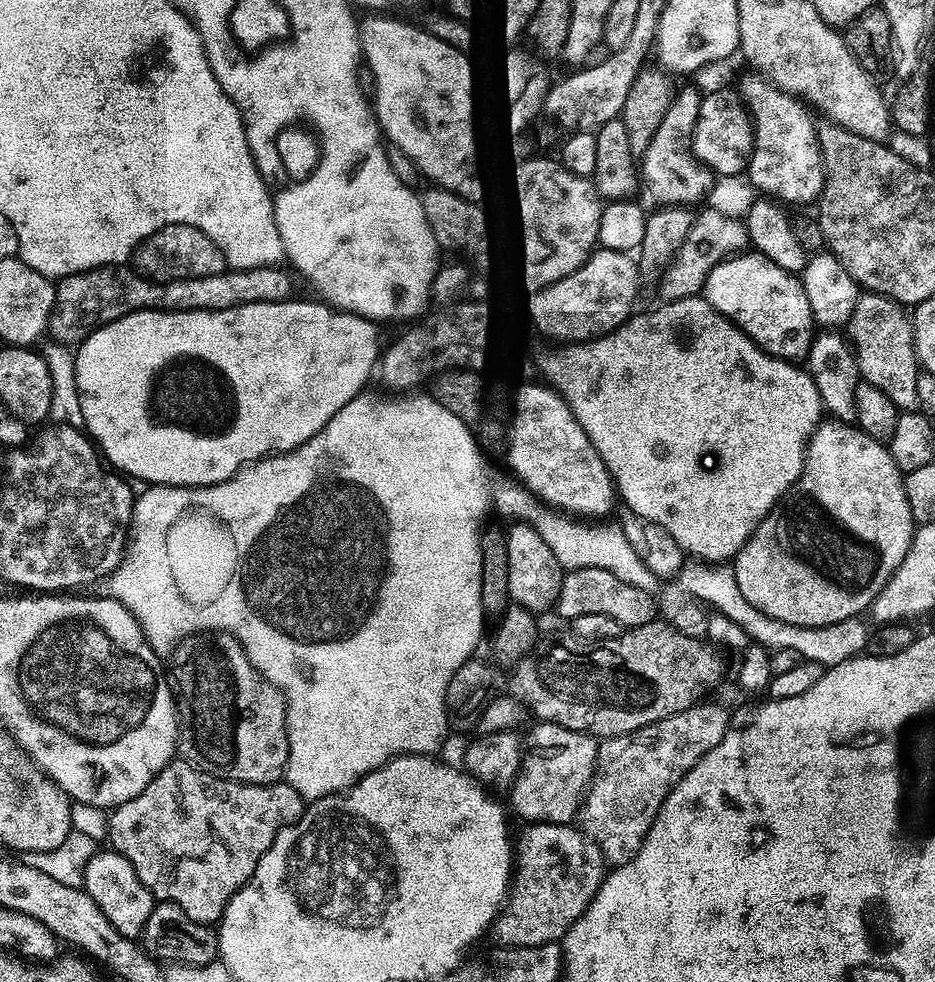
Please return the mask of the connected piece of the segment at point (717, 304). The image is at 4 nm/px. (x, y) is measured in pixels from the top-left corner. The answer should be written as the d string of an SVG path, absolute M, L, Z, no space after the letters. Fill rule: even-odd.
M745 250L729 256L710 272L702 295L712 303L714 310L722 313L772 356L793 362L807 357L814 335L814 321L799 275L782 270L782 266L770 262L770 258L758 251Z

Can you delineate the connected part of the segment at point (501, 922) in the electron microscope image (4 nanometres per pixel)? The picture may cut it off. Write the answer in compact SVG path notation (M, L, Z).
M536 822L529 828L532 829L524 840L528 857L524 860L520 896L511 897L510 907L500 914L494 925L499 943L510 948L563 941L576 920L591 907L606 877L603 849L590 842L579 827Z

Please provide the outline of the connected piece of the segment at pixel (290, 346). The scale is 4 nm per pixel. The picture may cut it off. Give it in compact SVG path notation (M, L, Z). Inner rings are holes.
M296 299L250 302L226 310L131 312L114 322L102 325L101 328L94 329L89 336L83 337L78 344L80 349L76 348L74 352L77 392L80 395L83 427L94 441L95 447L102 453L103 459L117 473L133 481L145 480L143 483L148 486L169 484L175 488L205 488L207 484L229 480L235 472L247 468L257 460L263 460L265 456L275 456L302 446L304 441L319 432L337 408L361 395L360 384L367 380L371 372L373 375L382 352L382 343L380 344L380 332L376 329L379 328L377 321L365 316L356 316L352 312L341 312L340 309L324 302L315 304L312 300Z

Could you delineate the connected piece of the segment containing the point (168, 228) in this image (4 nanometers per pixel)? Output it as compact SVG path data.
M167 224L156 232L147 233L141 240L144 241L136 248L134 268L155 284L178 282L182 278L210 278L210 274L222 274L228 268L222 250L194 226Z

